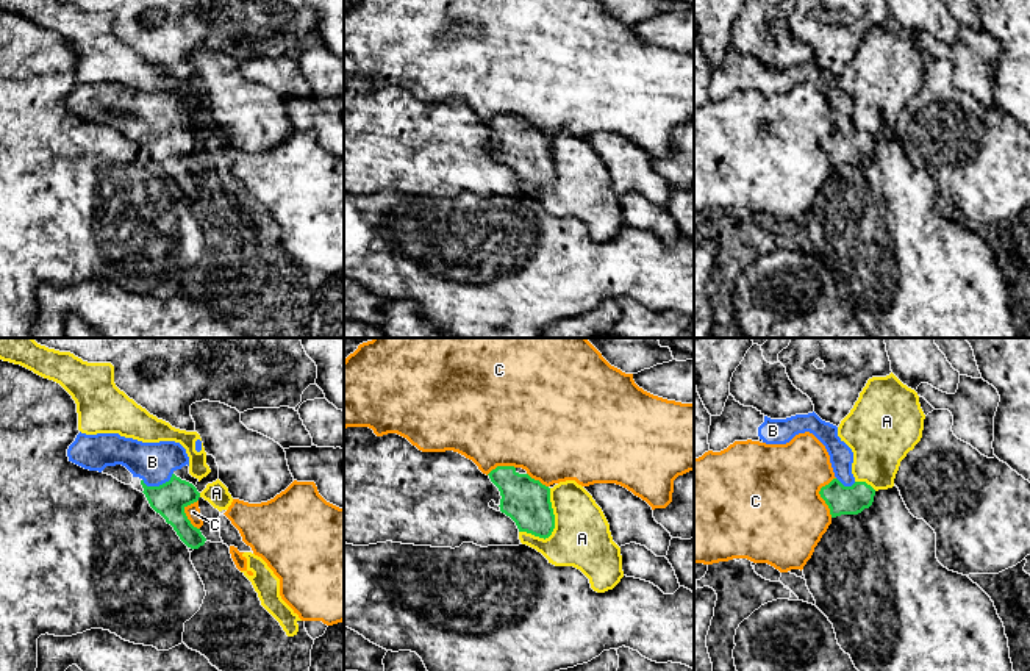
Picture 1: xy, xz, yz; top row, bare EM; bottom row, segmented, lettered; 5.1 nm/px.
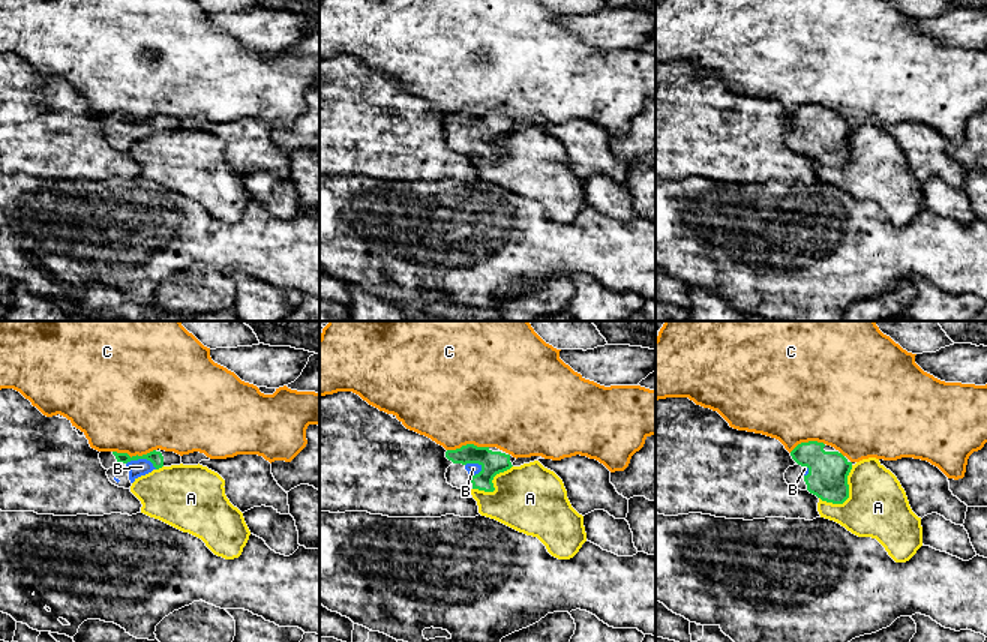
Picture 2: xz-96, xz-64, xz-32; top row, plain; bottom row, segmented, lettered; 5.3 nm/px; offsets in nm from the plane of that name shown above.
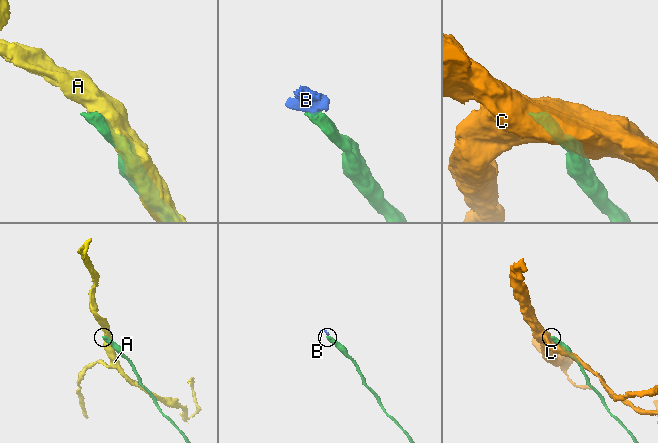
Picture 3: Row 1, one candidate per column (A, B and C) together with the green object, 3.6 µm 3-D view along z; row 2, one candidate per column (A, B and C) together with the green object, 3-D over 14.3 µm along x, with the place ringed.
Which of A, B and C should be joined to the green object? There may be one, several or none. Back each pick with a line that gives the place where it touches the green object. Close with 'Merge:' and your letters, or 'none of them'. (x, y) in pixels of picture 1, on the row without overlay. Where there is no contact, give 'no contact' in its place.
B: meets green in xy at (160, 135)
Merge: B

